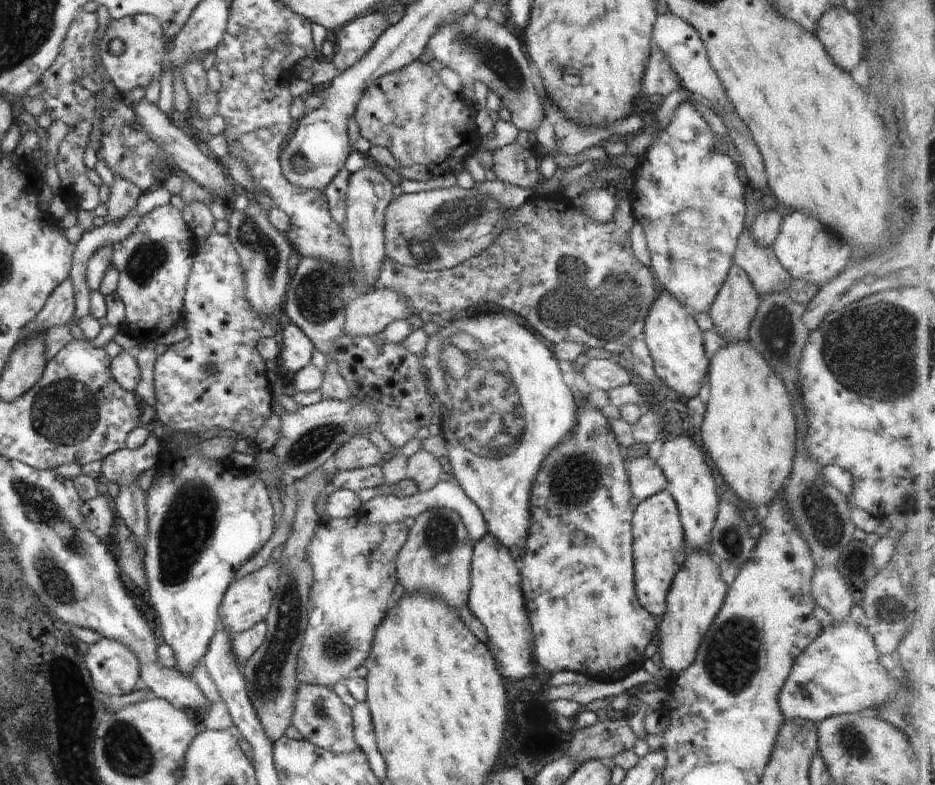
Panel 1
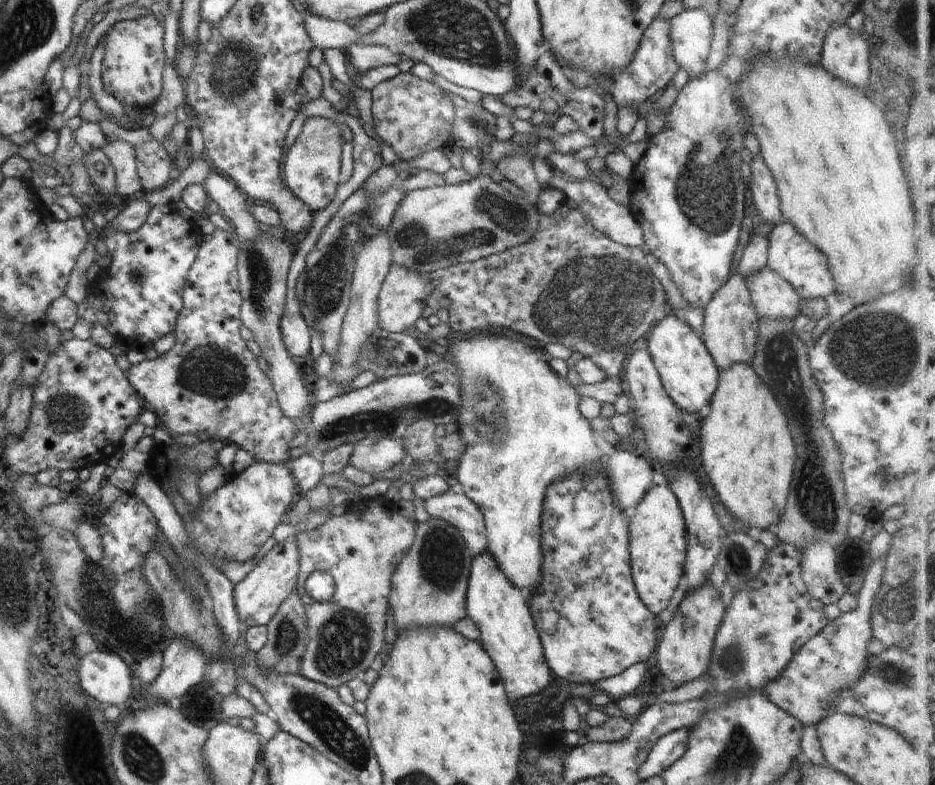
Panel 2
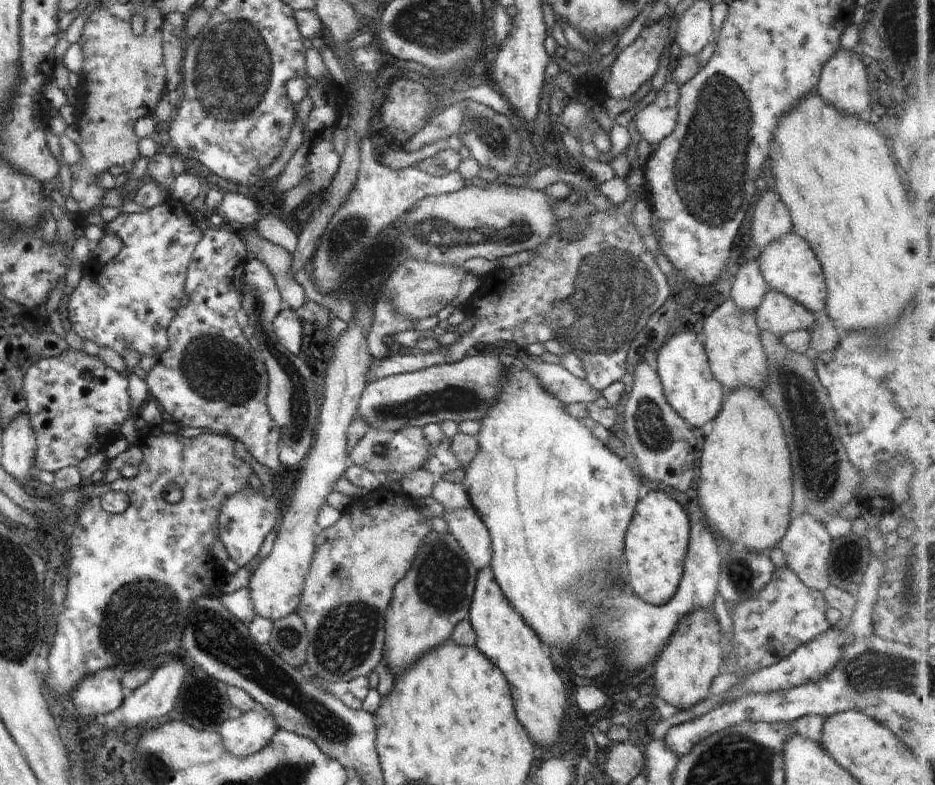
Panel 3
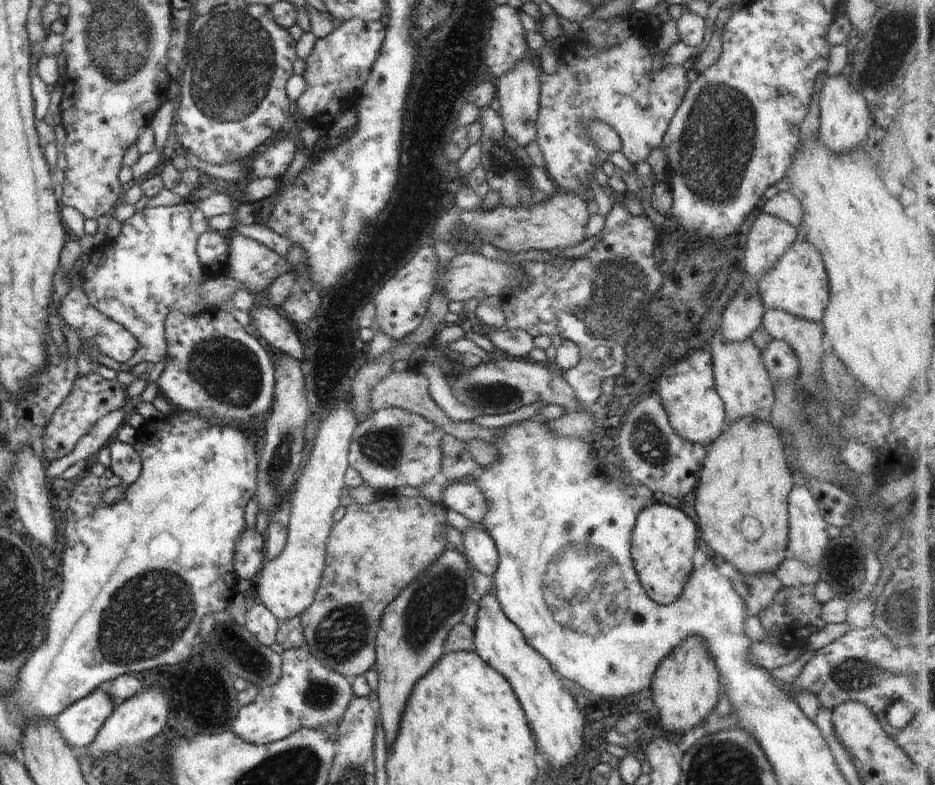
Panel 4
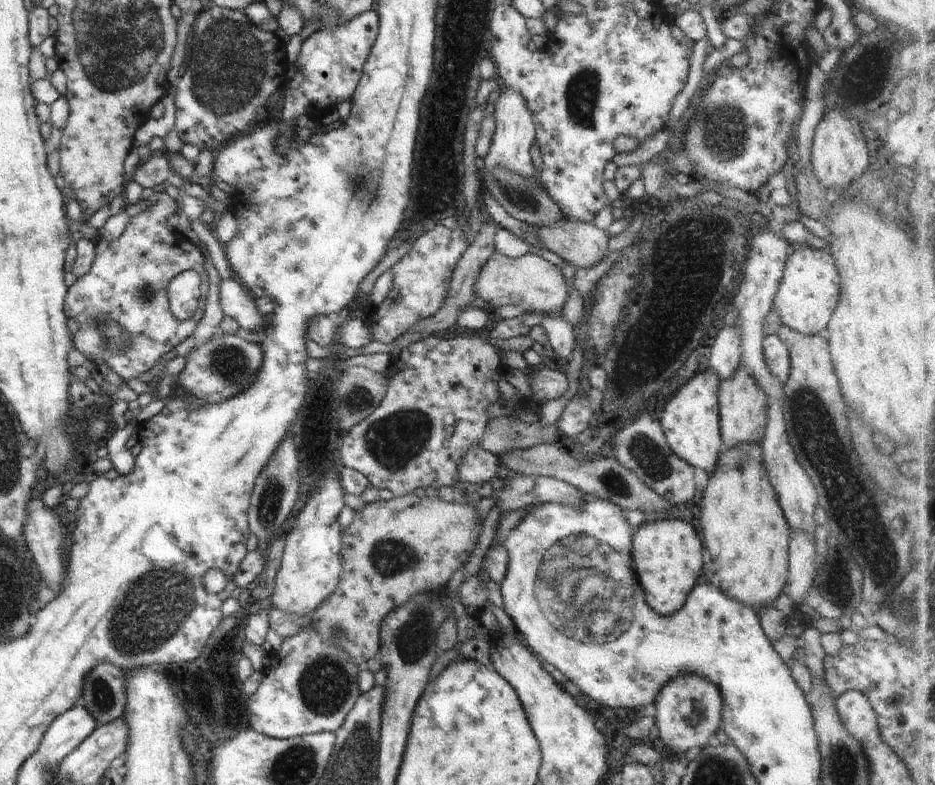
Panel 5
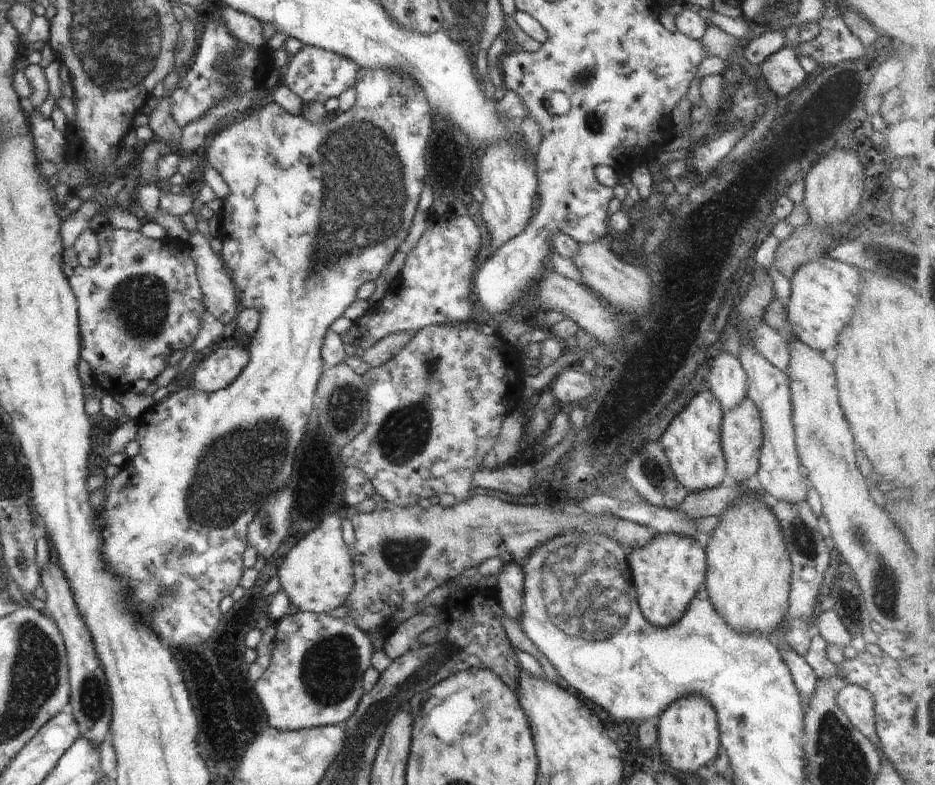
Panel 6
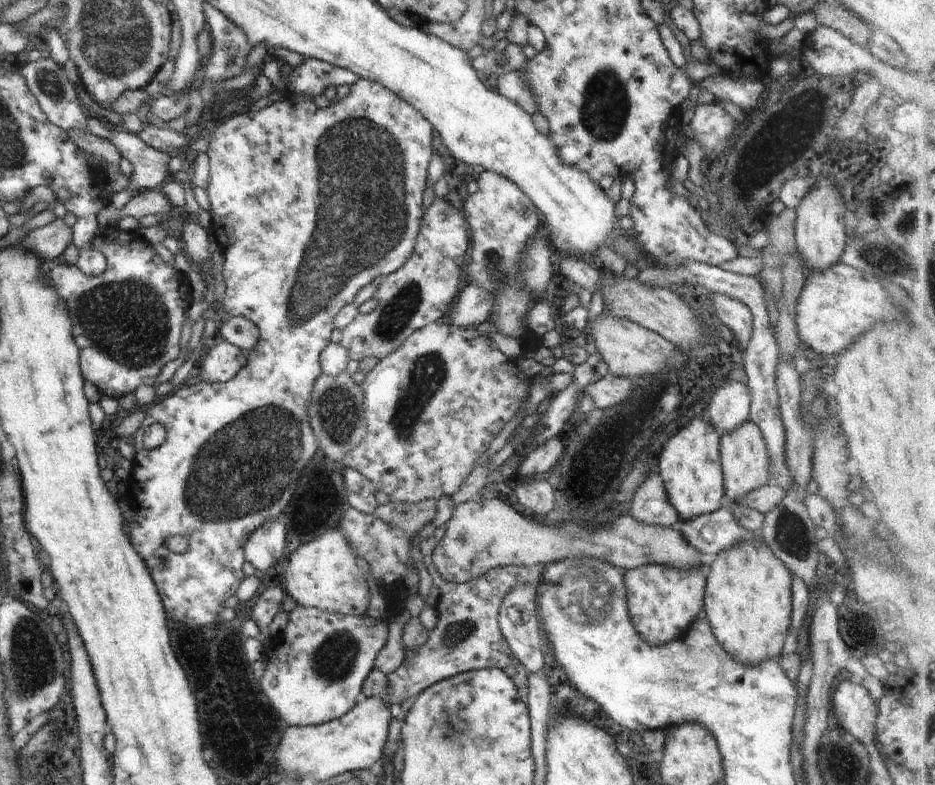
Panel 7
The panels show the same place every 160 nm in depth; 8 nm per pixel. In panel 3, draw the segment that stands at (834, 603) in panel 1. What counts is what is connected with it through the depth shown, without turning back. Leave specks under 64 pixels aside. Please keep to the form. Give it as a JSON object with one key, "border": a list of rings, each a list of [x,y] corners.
{"border":[[[804,513],[790,520],[786,534],[778,542],[786,558],[786,564],[808,588],[816,589],[821,593],[832,585],[827,575],[832,539],[826,526],[816,521],[812,515]]]}

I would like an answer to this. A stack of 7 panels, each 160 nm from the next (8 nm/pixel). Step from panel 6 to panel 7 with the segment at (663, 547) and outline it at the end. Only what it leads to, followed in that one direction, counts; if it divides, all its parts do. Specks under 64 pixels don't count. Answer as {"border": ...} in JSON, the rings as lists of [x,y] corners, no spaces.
{"border":[[[646,564],[622,573],[626,588],[628,620],[638,636],[642,636],[650,646],[670,644],[684,636],[688,626],[703,613],[705,598],[705,568],[694,568],[686,572],[676,572],[656,564]]]}

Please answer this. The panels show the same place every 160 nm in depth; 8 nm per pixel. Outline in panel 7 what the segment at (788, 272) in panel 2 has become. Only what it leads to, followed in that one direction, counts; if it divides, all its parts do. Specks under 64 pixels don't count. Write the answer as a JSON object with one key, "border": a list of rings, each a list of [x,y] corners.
{"border":[[[842,262],[834,263],[823,271],[808,273],[796,305],[797,329],[807,352],[823,356],[839,353],[860,334],[864,334],[870,326],[874,326],[876,320],[890,320],[892,314],[894,318],[906,319],[906,316],[900,316],[900,312],[896,312],[888,292],[878,282],[872,275]]]}

